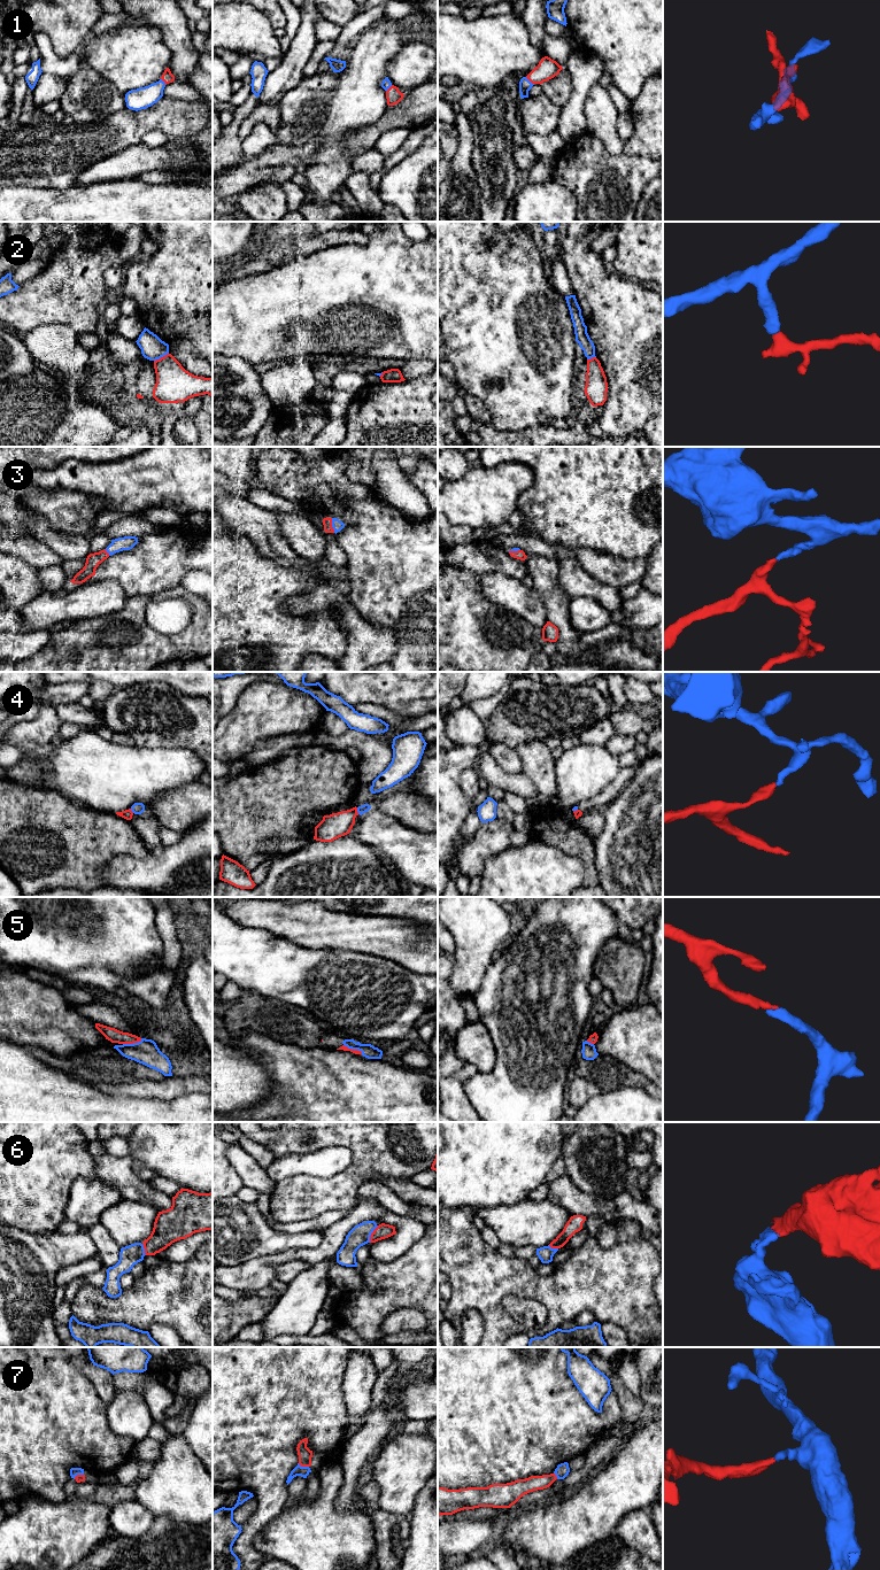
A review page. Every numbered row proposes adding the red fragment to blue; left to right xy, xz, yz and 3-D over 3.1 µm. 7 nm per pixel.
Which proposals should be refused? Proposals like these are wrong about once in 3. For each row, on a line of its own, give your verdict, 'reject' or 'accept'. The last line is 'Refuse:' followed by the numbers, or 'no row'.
1: accept
2: reject
3: accept
4: reject
5: accept
6: accept
7: accept
Refuse: 2, 4

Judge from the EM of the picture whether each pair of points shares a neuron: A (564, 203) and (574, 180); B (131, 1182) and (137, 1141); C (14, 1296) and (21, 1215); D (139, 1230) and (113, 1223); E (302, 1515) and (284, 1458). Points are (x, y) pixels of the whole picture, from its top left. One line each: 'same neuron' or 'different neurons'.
A: different neurons
B: different neurons
C: different neurons
D: same neuron
E: different neurons

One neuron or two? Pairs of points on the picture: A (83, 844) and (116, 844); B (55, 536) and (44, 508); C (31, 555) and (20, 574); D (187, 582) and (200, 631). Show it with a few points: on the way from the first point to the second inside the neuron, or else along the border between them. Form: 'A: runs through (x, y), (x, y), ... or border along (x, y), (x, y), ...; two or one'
A: runs through (91, 844), (108, 844); one
B: border along (31, 511), (40, 513), (52, 527), (78, 535); two
C: border along (12, 554), (37, 569); two
D: border along (180, 585), (200, 597); two

